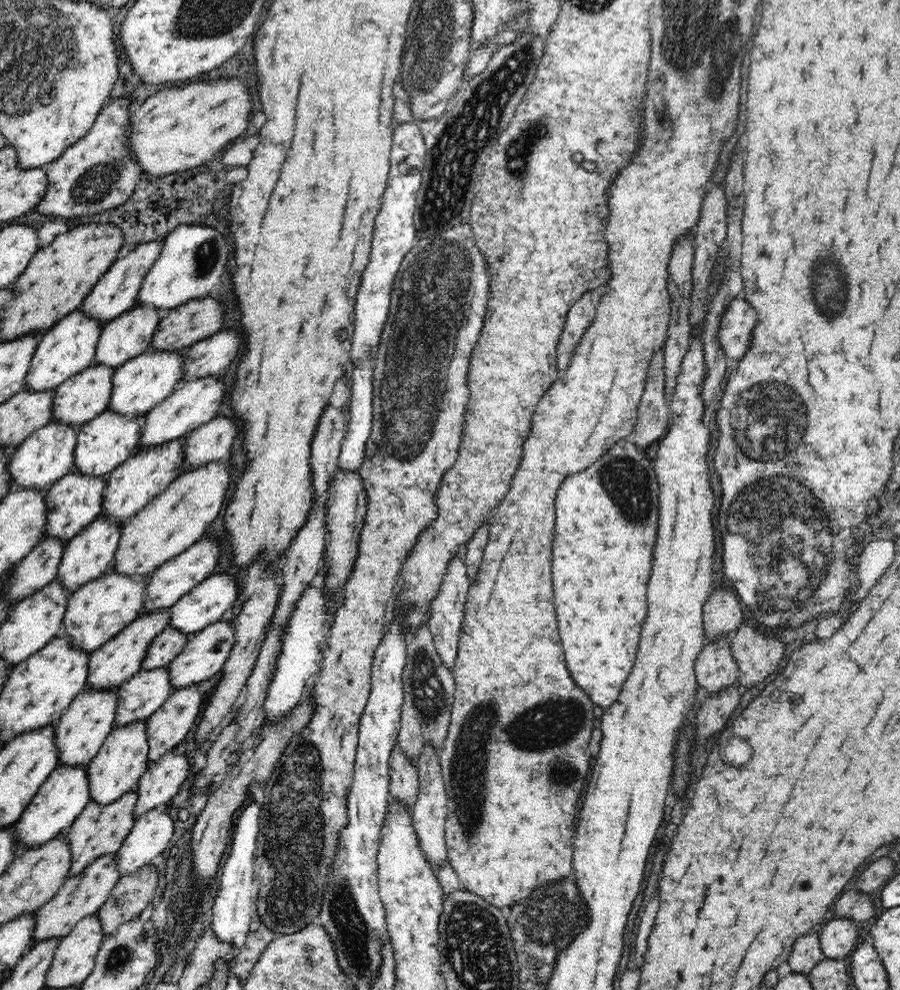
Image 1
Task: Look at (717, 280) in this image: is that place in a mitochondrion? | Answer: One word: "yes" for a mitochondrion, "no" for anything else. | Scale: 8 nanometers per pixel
no

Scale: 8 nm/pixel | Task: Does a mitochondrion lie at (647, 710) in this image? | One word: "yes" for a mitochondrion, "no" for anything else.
no

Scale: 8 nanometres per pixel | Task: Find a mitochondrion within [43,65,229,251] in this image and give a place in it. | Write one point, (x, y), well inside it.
(94, 184)

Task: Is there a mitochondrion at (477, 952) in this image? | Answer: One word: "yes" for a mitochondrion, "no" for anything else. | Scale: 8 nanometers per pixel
yes

